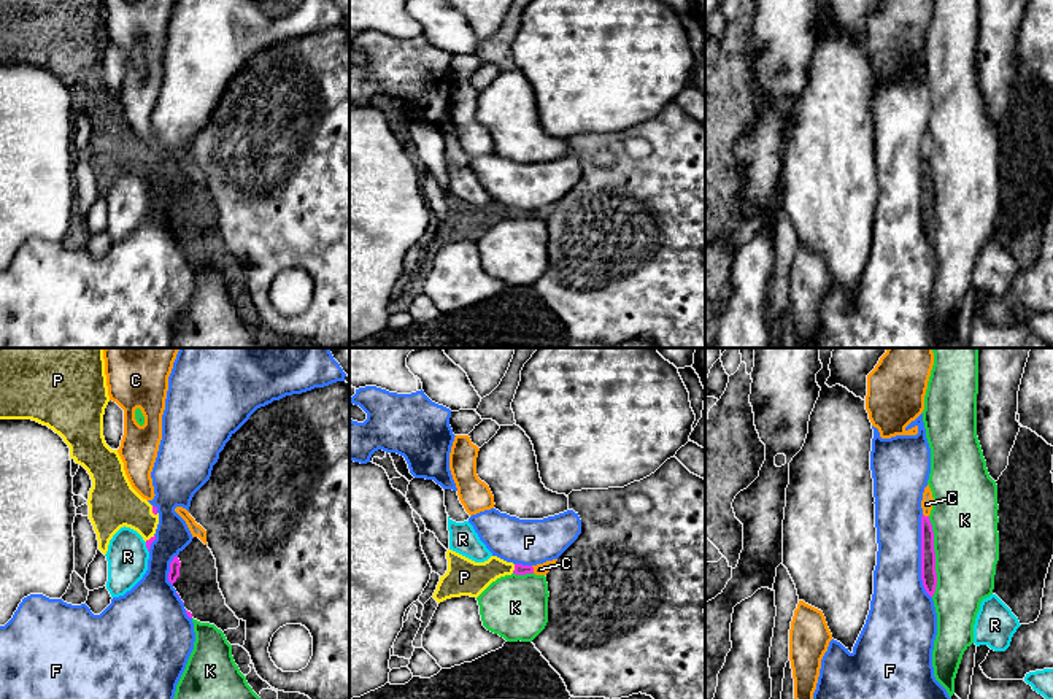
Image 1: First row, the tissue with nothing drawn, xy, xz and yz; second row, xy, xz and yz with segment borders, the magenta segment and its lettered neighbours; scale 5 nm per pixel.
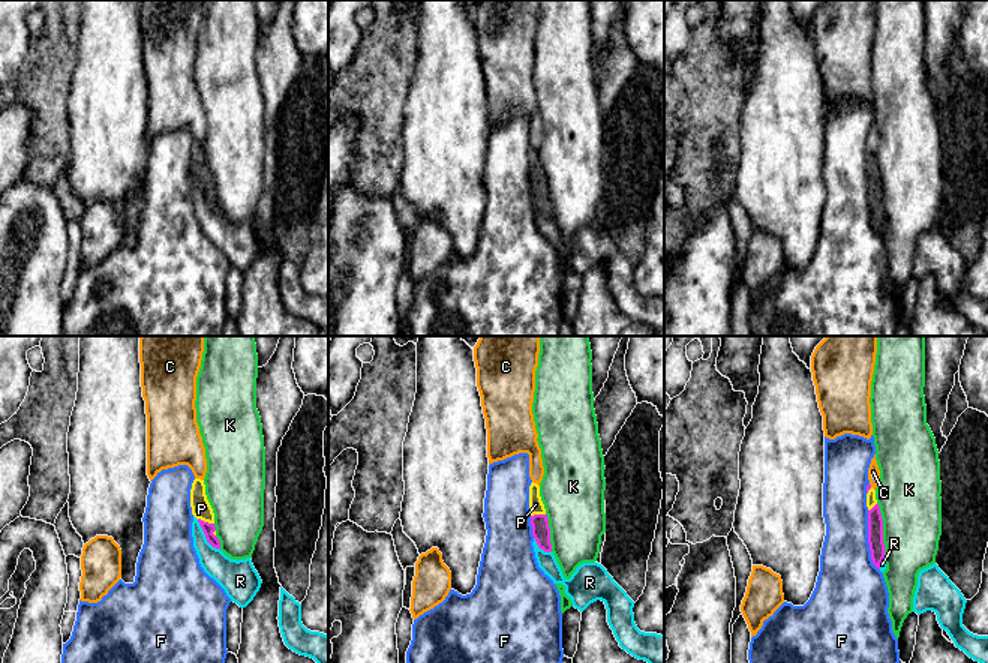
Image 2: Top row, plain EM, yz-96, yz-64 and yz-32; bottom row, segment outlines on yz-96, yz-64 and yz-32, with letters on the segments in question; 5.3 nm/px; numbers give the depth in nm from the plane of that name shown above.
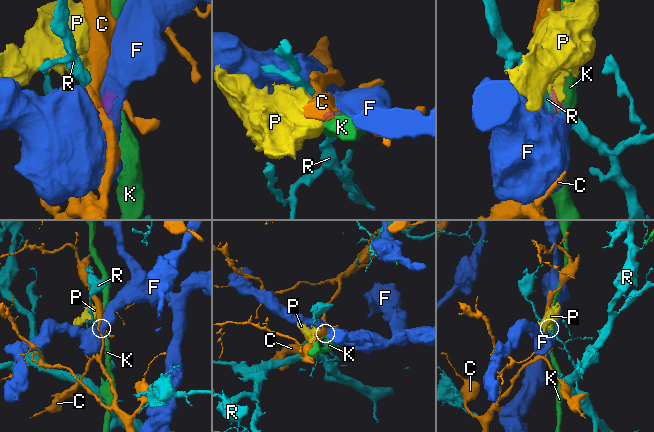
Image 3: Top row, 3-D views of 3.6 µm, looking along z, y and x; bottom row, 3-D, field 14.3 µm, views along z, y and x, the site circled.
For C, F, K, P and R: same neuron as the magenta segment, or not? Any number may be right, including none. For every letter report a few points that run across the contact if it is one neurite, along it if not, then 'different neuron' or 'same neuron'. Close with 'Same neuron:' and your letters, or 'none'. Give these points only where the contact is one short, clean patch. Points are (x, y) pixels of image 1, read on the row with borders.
C: xz (531, 566), (534, 572) | different neuron
F: different neuron
K: different neuron
P: xz (520, 569), (515, 569), (491, 569), (467, 577) | same neuron
R: xy (145, 542), (148, 552) | different neuron
Same neuron: P

